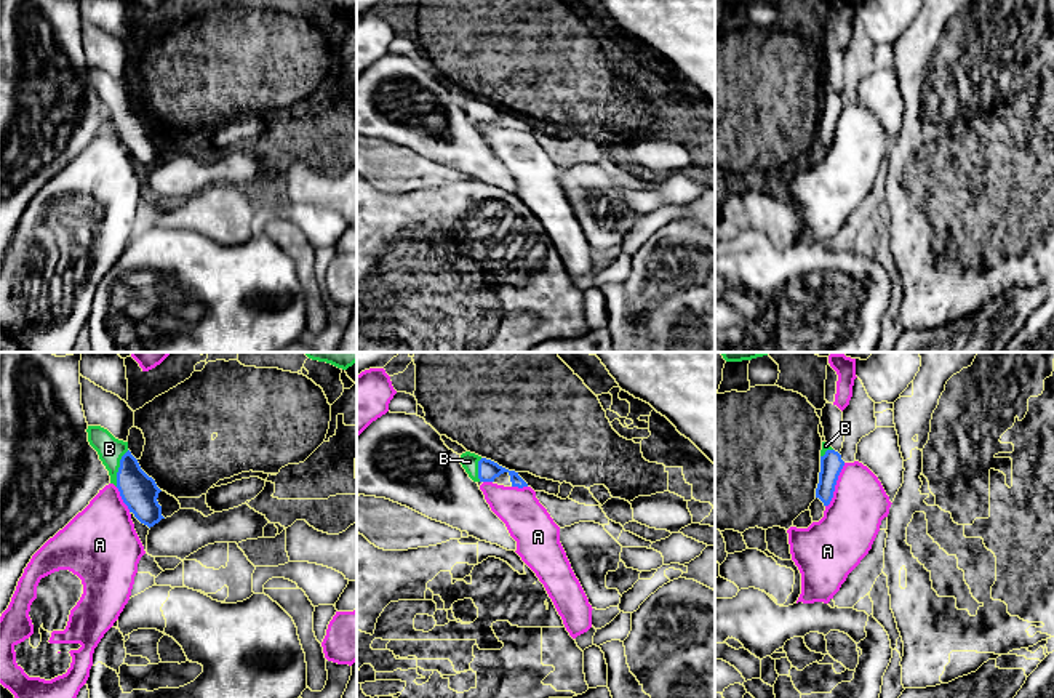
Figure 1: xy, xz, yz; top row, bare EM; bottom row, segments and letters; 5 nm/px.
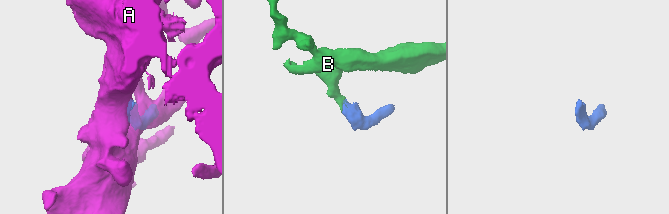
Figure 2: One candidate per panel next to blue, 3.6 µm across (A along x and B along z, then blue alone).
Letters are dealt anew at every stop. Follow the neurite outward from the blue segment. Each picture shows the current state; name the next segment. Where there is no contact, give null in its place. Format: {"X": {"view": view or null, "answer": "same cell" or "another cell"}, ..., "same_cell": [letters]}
{"A": {"view": "yz", "answer": "another cell"}, "B": {"view": "xy", "answer": "same cell"}, "same_cell": ["B"]}

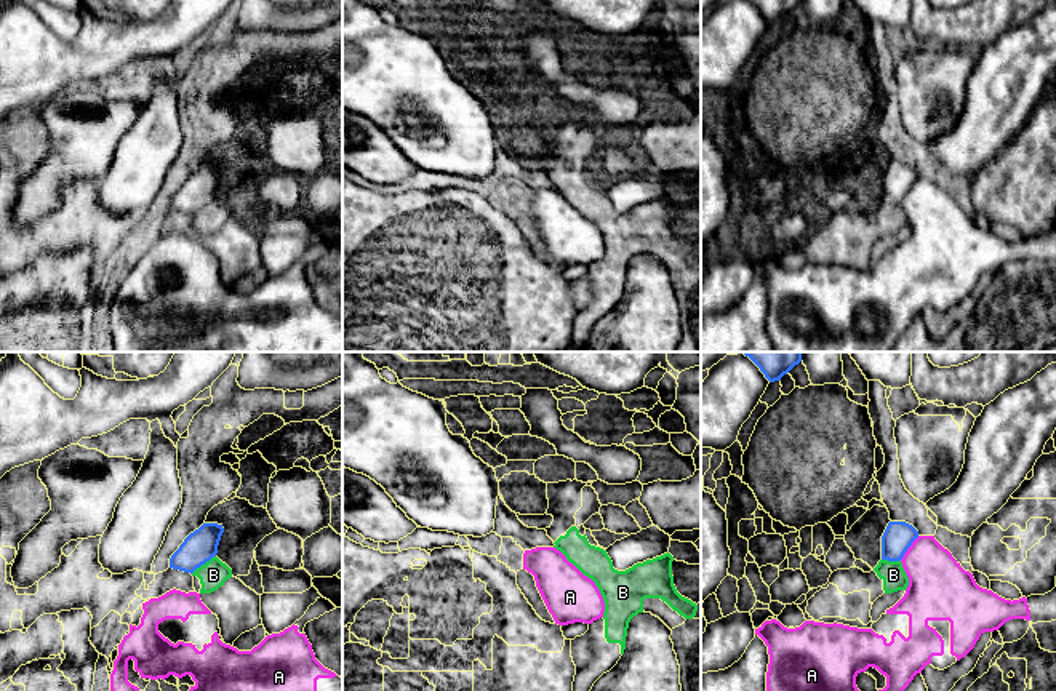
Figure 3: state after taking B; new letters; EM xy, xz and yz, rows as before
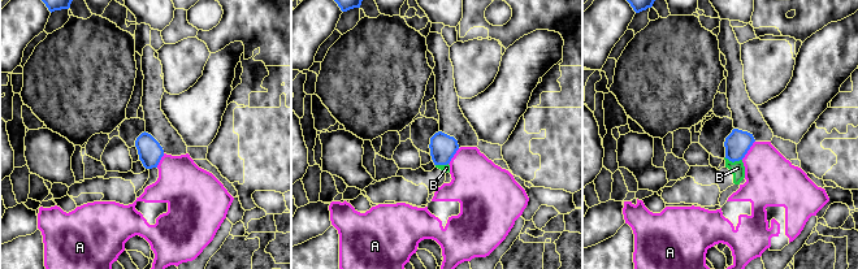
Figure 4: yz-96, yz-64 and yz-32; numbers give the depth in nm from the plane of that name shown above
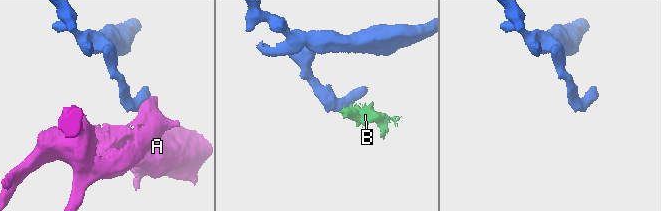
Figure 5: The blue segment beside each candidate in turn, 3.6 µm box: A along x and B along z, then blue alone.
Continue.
{"A": {"view": "yz", "answer": "another cell"}, "B": {"view": "xy", "answer": "another cell"}, "same_cell": []}

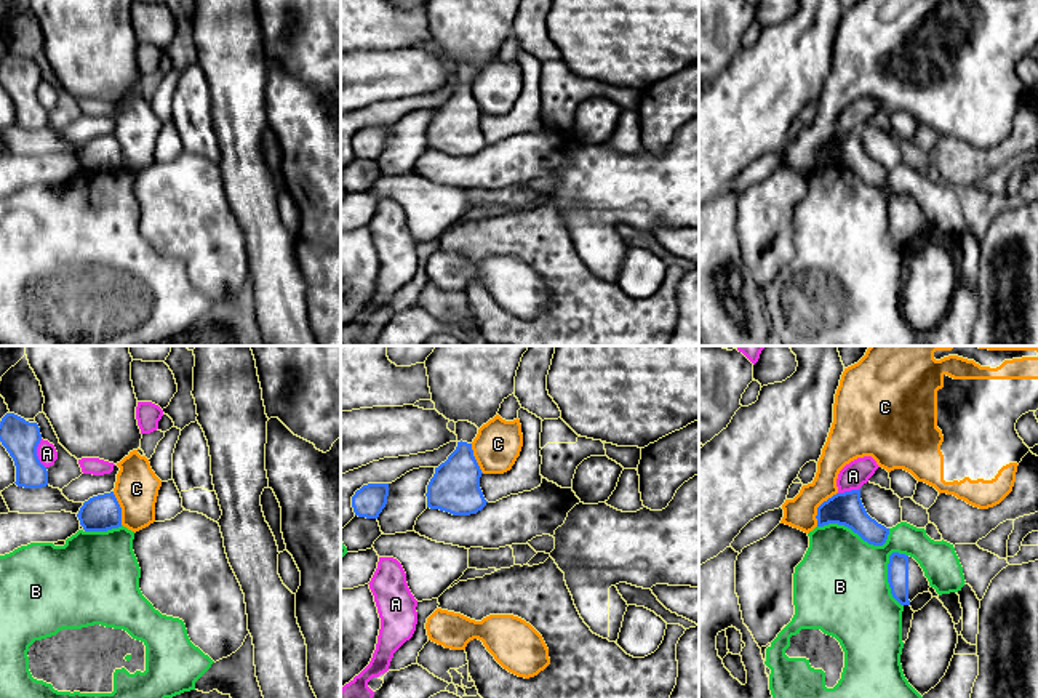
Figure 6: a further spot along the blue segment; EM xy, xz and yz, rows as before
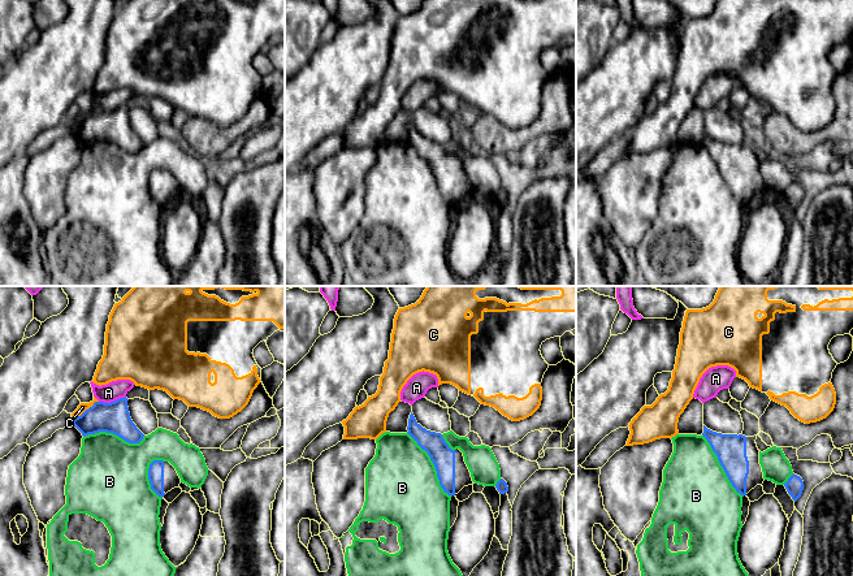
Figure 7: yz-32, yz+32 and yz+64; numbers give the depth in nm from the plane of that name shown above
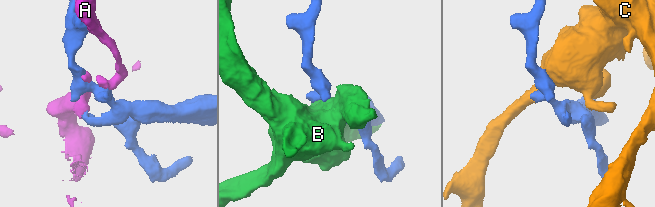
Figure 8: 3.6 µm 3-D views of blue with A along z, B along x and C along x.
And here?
{"A": {"view": "xy", "answer": "another cell"}, "B": {"view": "yz", "answer": "another cell"}, "C": {"view": "yz", "answer": "another cell"}, "same_cell": []}

